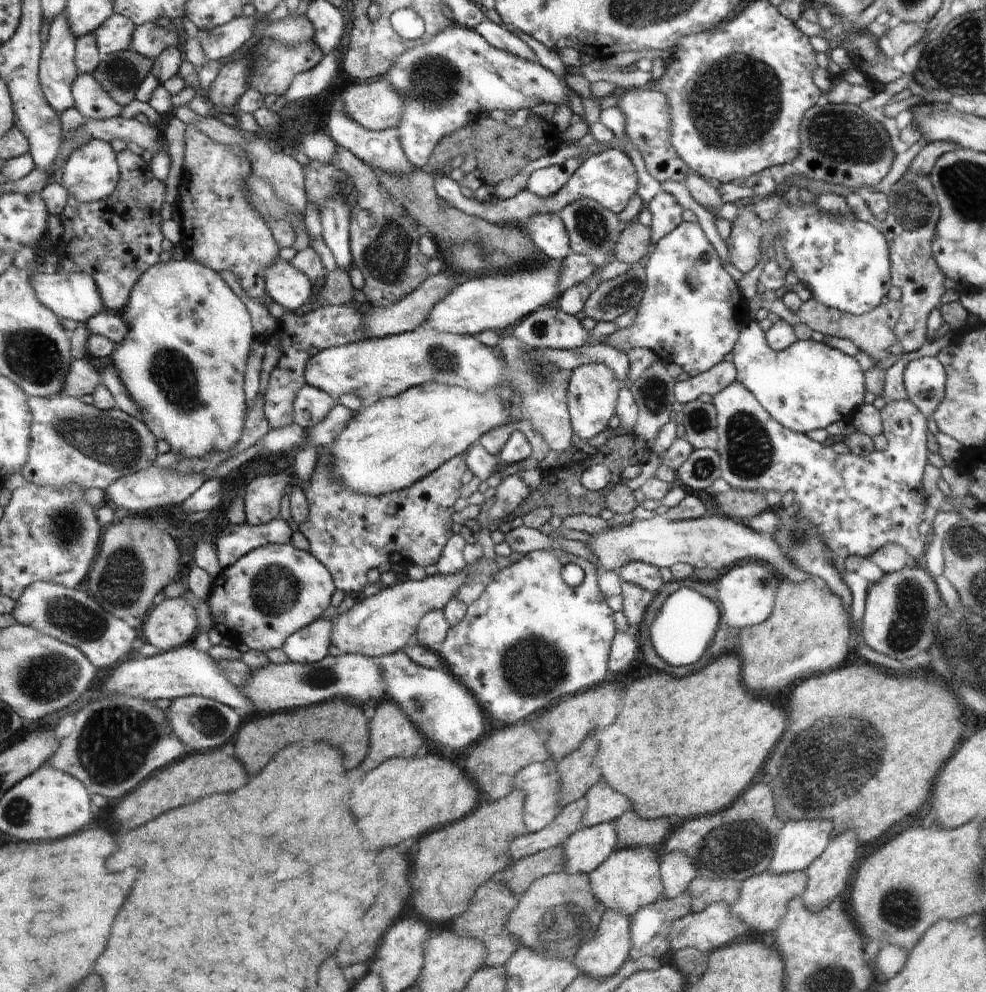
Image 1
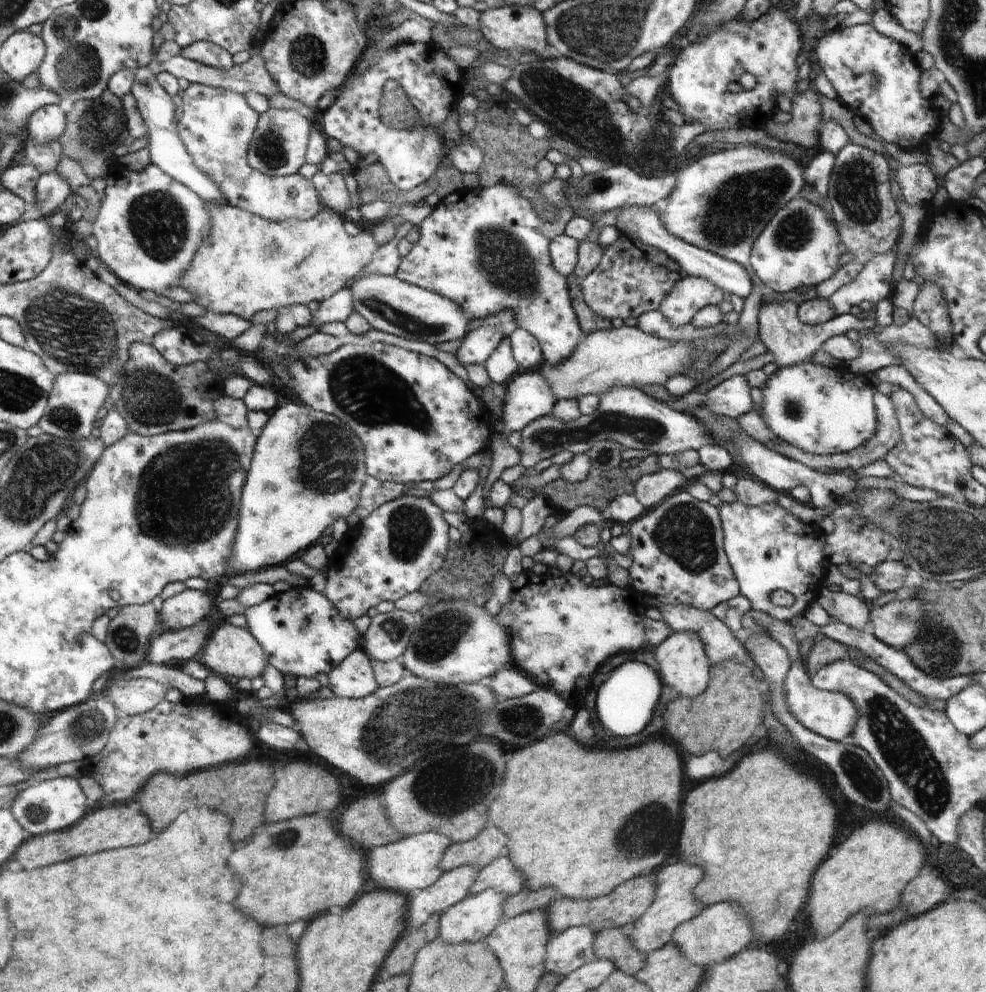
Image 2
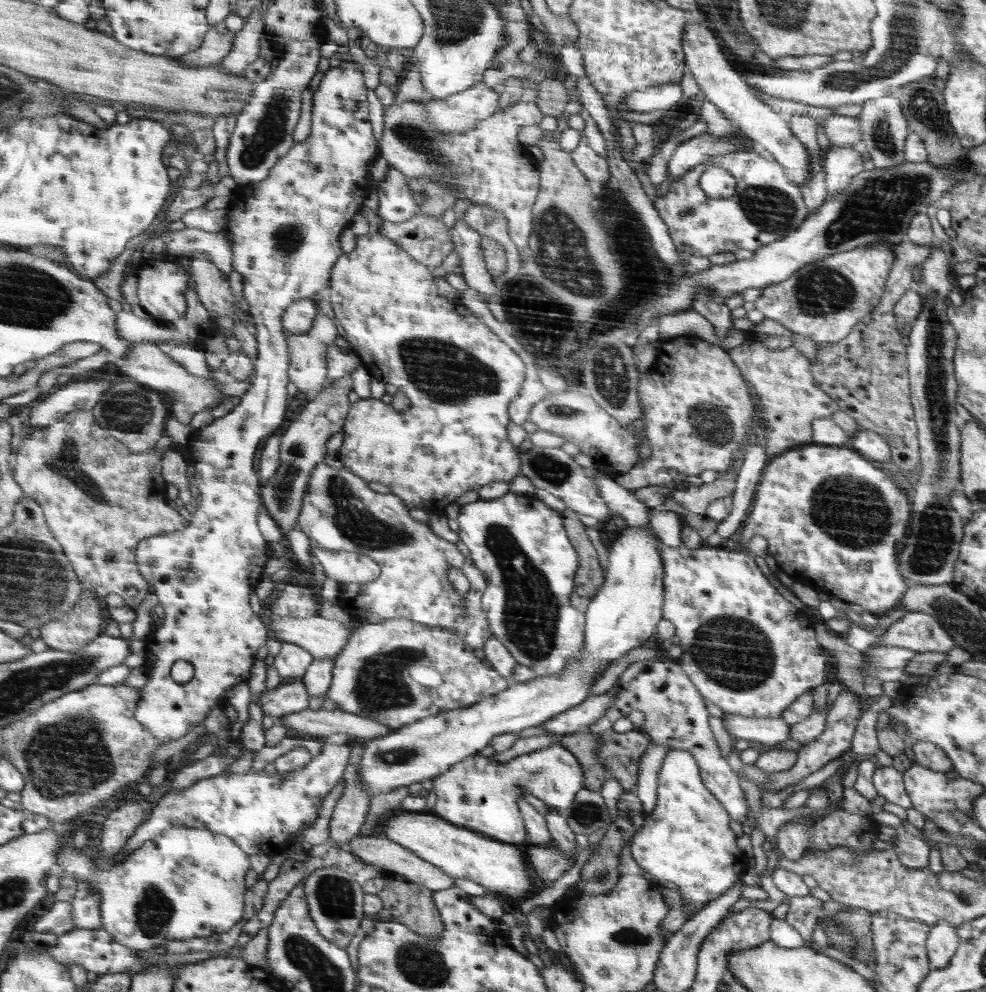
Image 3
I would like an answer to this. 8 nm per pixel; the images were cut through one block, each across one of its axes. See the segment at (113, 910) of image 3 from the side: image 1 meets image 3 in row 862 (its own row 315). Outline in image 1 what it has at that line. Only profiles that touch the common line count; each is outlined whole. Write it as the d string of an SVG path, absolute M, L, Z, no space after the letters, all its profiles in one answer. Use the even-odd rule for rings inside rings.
M169 260L160 261L154 265L141 281L135 286L133 297L129 305L120 314L128 323L129 331L126 338L119 342L112 356L113 364L120 373L120 378L125 382L130 394L142 409L145 415L145 423L154 431L154 434L160 440L166 440L171 445L172 452L183 456L184 458L202 458L208 460L211 454L222 454L236 445L243 436L243 430L246 422L246 416L249 414L249 401L245 398L245 370L249 362L249 354L252 352L254 340L254 330L252 322L248 316L246 306L240 302L240 298L234 294L230 284L222 278L216 269L203 265L196 260ZM42 268L32 284L37 288L42 302L56 312L58 316L61 316L62 319L68 318L68 320L75 320L78 323L80 321L88 322L96 315L110 312L97 280L90 273L74 274L66 273L64 270L55 271Z

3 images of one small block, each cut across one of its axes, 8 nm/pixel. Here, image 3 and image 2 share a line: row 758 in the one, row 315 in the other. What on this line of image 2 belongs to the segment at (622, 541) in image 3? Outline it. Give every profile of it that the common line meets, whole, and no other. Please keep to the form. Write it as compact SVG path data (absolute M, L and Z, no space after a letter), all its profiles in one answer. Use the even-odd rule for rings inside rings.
M366 274L356 278L346 288L353 296L354 311L360 313L371 328L382 332L434 345L464 338L470 332L470 320L465 317L461 307L433 291L404 282L396 278L395 274Z

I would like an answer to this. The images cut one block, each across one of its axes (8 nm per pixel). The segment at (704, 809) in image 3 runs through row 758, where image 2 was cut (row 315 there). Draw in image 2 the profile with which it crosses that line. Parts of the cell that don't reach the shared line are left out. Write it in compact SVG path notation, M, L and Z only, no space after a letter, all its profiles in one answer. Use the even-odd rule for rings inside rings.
M688 276L673 286L672 292L661 302L659 311L675 327L690 325L701 309L726 302L730 294L710 279Z

